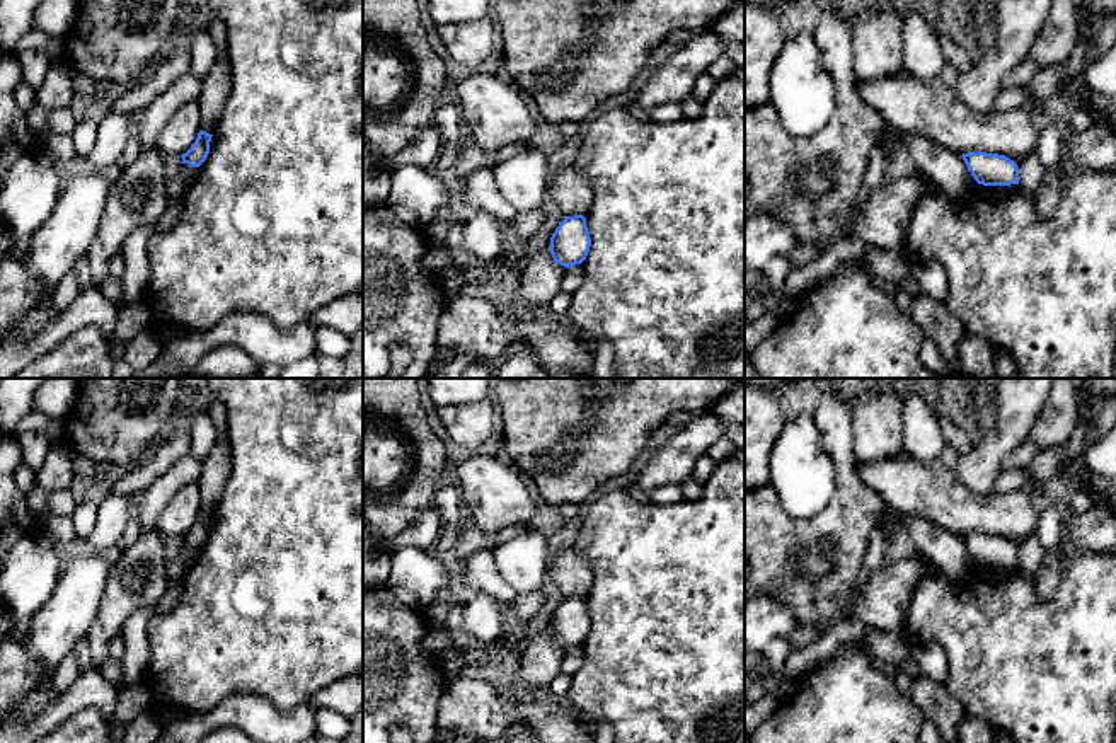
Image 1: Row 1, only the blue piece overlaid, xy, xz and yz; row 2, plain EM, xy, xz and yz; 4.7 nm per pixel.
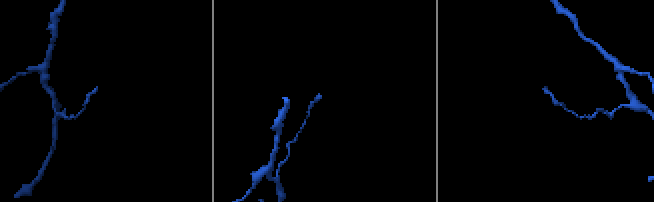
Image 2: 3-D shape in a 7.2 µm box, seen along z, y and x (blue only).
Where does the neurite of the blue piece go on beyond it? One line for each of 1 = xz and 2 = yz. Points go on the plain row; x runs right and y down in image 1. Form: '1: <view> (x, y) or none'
1: none
2: none

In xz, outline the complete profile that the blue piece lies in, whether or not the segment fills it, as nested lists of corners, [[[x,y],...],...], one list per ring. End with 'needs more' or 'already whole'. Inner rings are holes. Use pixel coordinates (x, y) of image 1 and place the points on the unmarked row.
[[[583,596],[564,598],[550,619],[550,636],[564,649],[581,646],[591,629],[591,619]]]; already whole

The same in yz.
[[[968,533],[961,537],[978,566],[1010,567],[1019,566],[1019,550],[1014,542],[998,535]]]; already whole

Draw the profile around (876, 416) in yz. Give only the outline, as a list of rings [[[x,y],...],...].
[[[884,389],[855,395],[852,406],[855,464],[895,458],[905,452],[898,397]]]

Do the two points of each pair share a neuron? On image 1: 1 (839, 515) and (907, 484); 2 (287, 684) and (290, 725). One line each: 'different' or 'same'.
1: different
2: different

